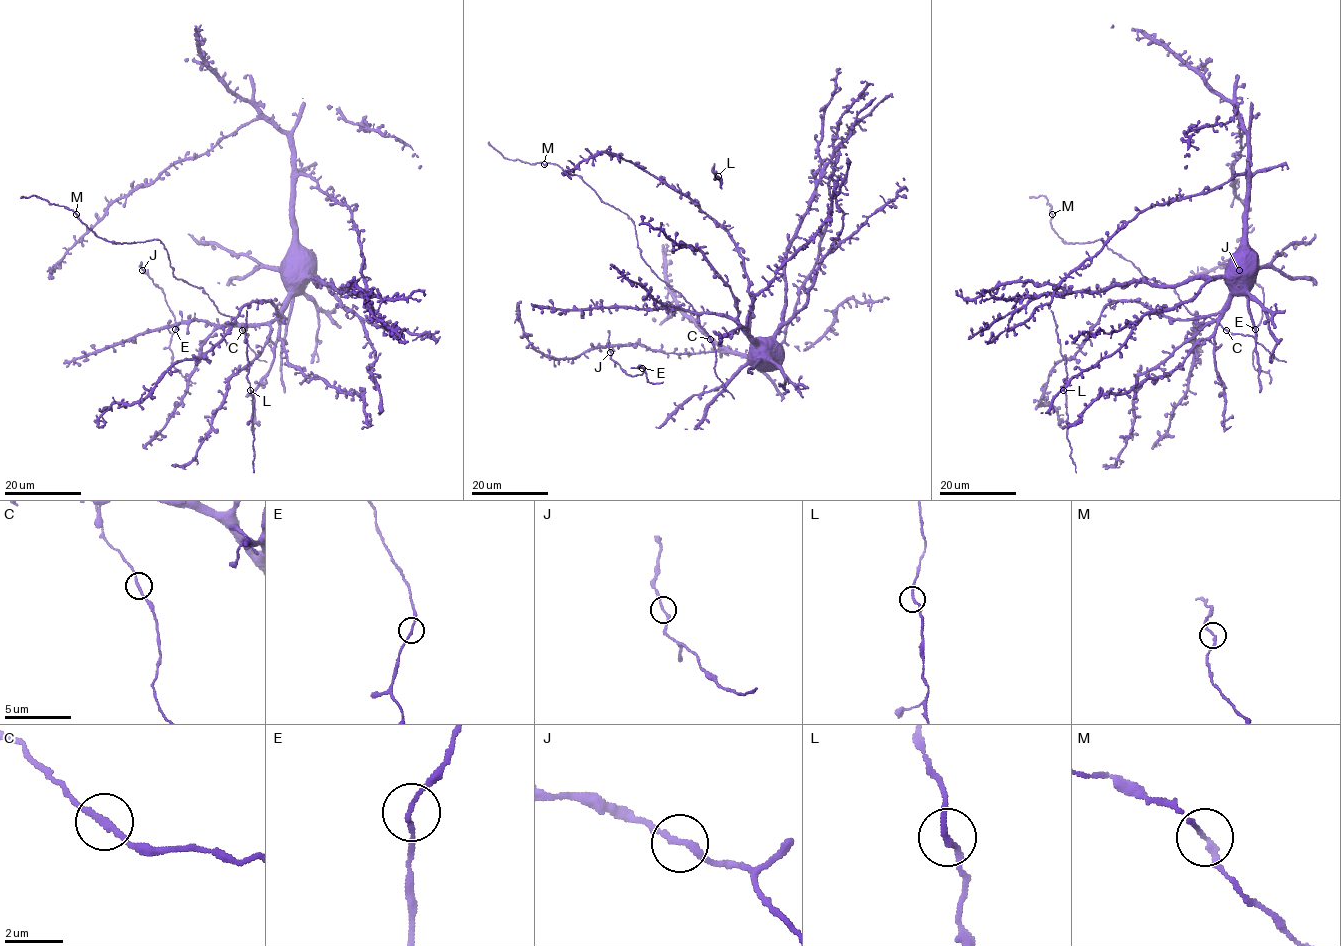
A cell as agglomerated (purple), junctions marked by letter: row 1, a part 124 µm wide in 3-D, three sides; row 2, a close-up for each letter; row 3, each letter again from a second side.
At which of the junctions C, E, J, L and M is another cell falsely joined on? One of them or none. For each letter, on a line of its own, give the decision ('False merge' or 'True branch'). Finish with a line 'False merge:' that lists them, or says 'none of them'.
C: True branch
E: True branch
J: True branch
L: True branch
M: True branch
False merge: none of them

